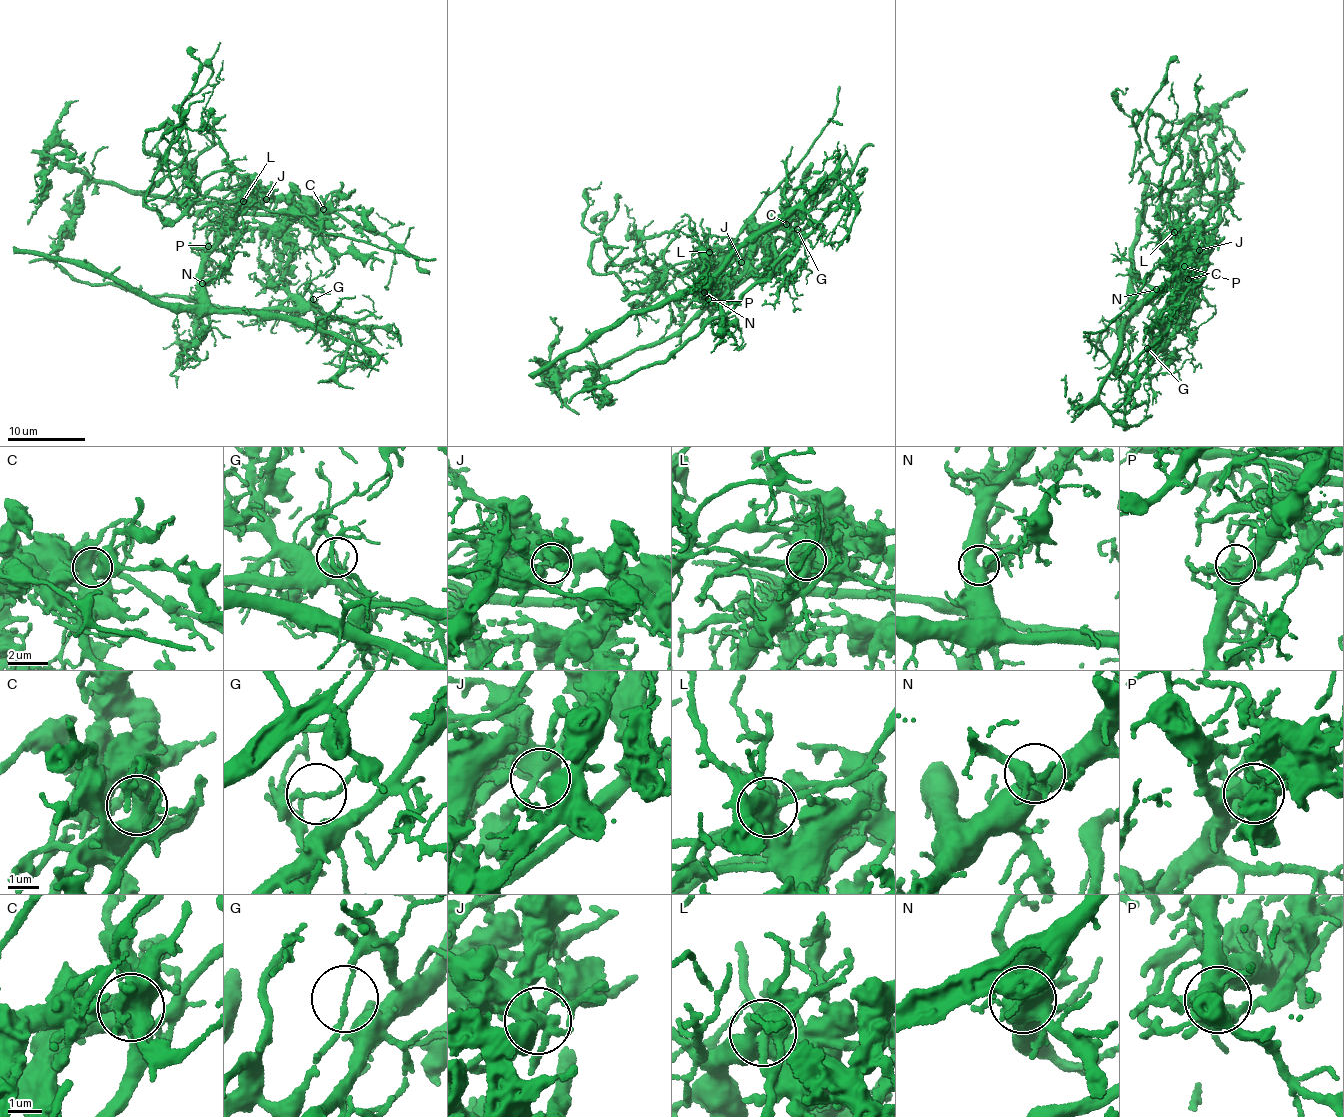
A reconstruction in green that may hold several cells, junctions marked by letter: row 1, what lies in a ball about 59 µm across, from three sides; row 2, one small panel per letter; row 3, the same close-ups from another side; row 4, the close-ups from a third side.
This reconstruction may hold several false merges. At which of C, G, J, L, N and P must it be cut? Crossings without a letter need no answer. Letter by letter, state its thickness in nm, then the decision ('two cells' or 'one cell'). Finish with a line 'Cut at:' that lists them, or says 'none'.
C: 480 nm | one cell
G: 110 nm | two cells
J: 400 nm | one cell
L: 440 nm | two cells
N: 550 nm | one cell
P: 360 nm | two cells
Cut at: G, L, P

